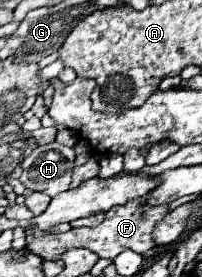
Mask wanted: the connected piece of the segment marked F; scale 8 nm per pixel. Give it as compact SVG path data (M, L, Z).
M143 195L141 199L133 199L121 207L109 209L105 213L105 221L97 227L69 229L67 233L57 233L57 235L47 233L41 237L33 237L25 249L39 255L43 261L59 261L65 251L75 249L75 247L85 247L85 249L89 249L89 251L93 251L105 259L115 259L125 249L131 249L139 255L145 255L147 251L151 251L155 247L155 241L153 241L155 225L161 219L165 219L165 215L169 213L169 205L165 205L165 203L163 205L149 205L147 199L149 199L149 195Z

